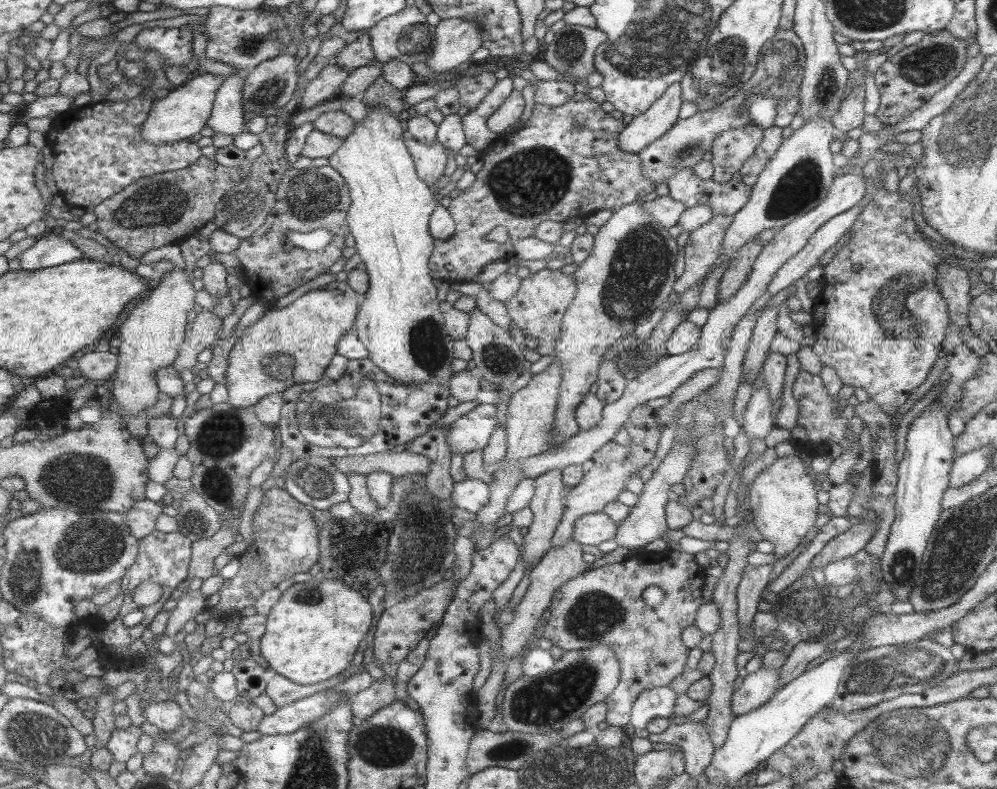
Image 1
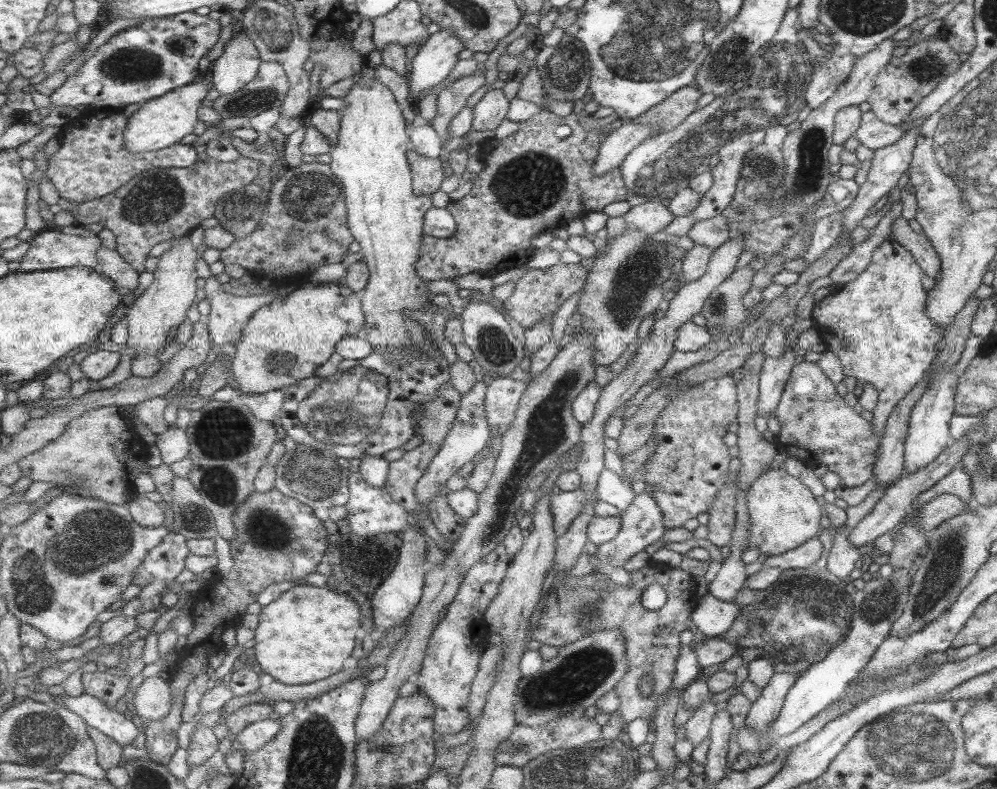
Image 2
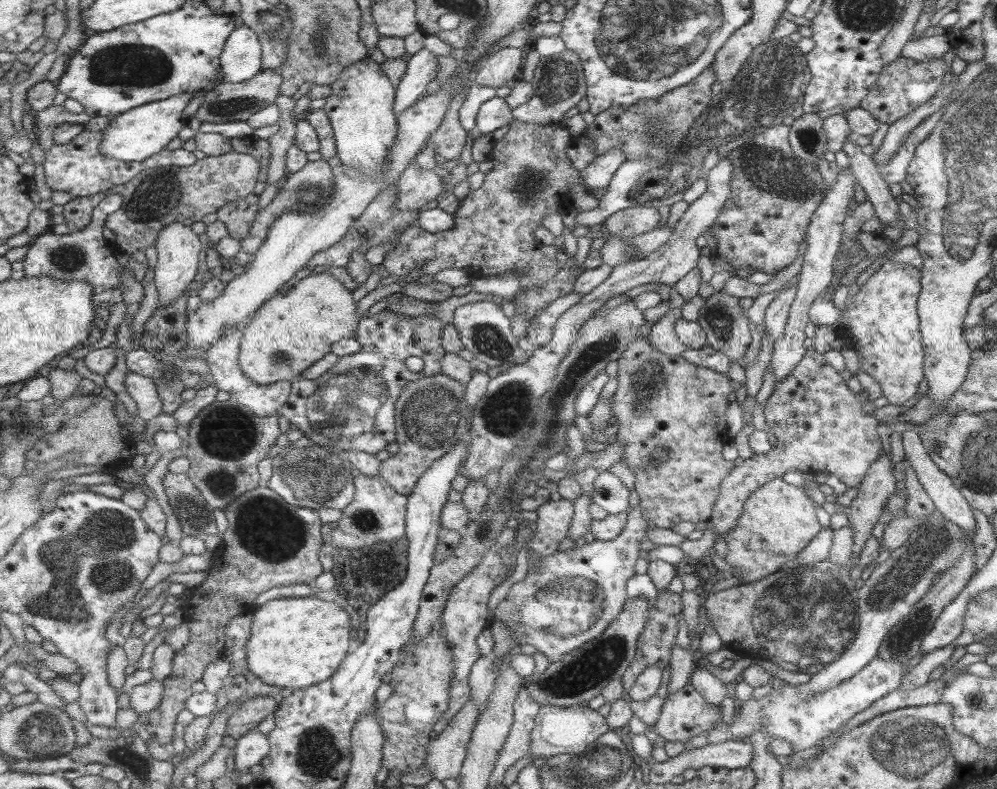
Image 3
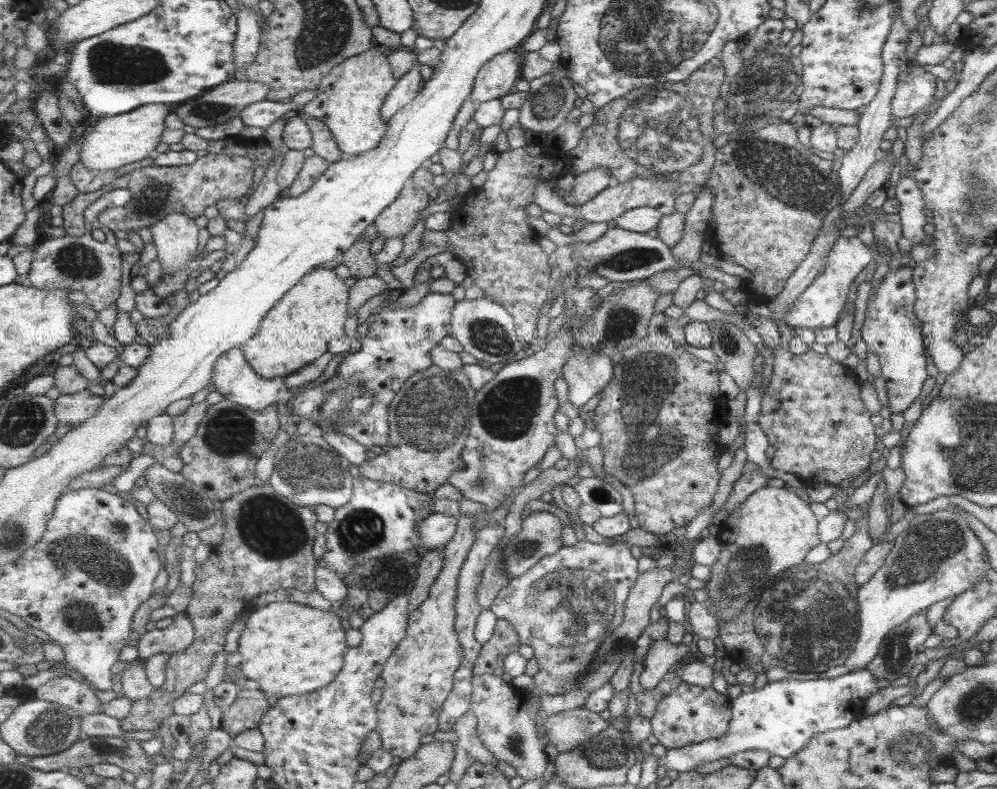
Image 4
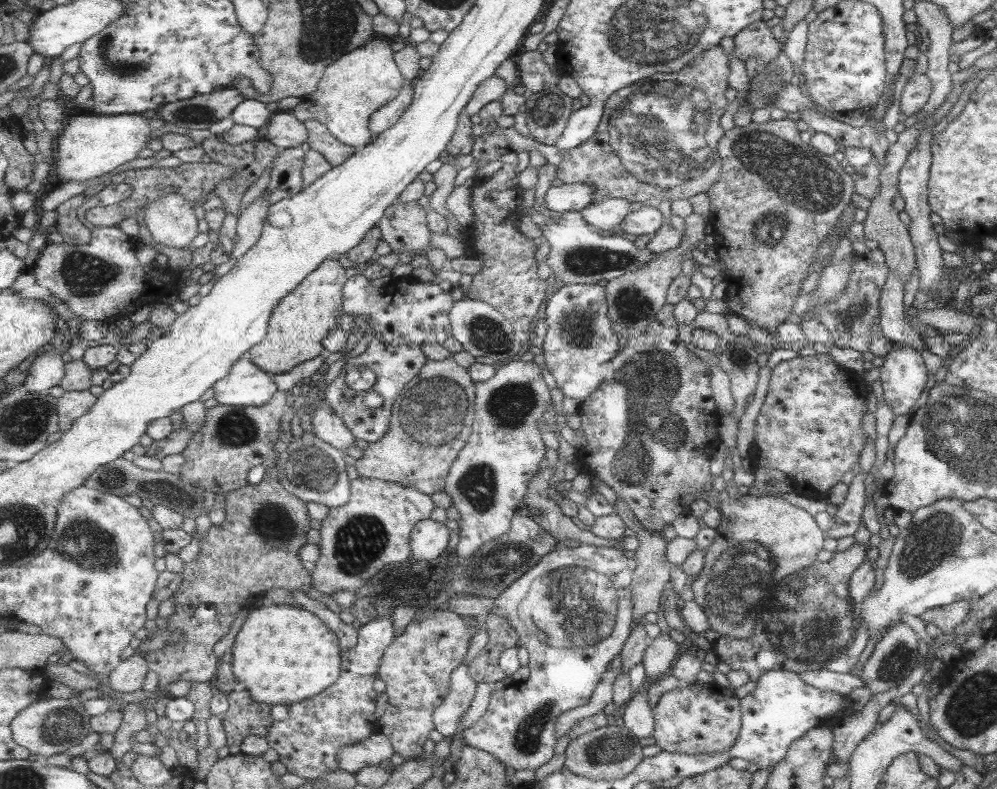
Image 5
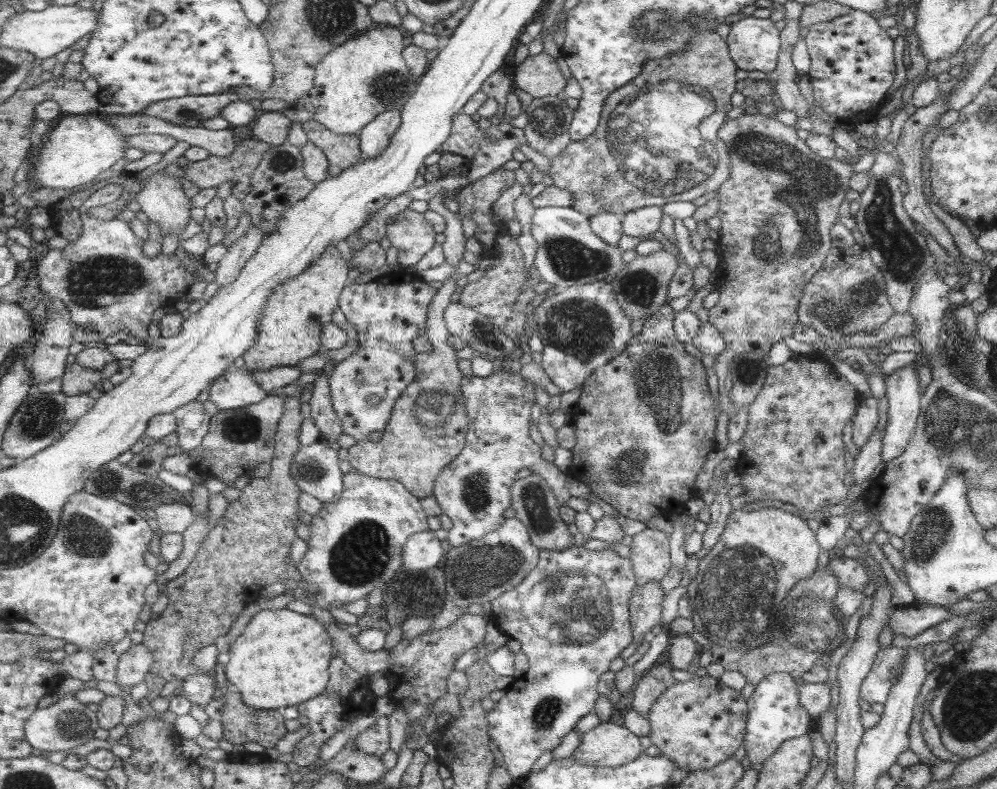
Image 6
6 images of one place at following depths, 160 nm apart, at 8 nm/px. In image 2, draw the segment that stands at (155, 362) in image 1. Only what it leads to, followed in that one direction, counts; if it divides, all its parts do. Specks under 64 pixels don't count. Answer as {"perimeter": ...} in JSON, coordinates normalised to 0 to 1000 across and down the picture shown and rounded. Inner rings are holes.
{"perimeter":[[[190,299],[159,324],[157,340],[153,343],[155,357],[135,380],[128,395],[130,427],[126,439],[135,442],[134,452],[158,451],[177,416],[188,404],[188,393],[194,381],[197,383],[196,373],[200,368],[196,360],[200,355],[196,340],[200,327],[198,313]]]}

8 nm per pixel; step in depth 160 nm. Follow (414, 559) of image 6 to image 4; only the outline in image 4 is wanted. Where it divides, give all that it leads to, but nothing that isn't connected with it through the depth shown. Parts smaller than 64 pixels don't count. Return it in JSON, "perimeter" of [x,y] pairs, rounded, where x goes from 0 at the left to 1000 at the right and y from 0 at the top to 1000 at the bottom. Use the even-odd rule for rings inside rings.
{"perimeter":[[[434,650],[421,662],[421,684],[429,696],[443,695],[452,688],[459,670],[458,654]]]}

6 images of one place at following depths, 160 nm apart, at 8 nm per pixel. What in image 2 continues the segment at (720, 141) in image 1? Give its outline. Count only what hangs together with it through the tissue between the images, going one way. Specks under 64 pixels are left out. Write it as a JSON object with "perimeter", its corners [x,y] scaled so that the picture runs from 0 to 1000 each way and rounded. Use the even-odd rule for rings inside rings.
{"perimeter":[[[764,163],[750,165],[739,171],[731,180],[725,180],[724,190],[720,193],[721,208],[713,215],[716,236],[705,247],[703,259],[692,272],[700,283],[710,281],[726,272],[727,264],[734,257],[738,245],[738,232],[742,227],[746,200],[751,191],[766,177]]]}

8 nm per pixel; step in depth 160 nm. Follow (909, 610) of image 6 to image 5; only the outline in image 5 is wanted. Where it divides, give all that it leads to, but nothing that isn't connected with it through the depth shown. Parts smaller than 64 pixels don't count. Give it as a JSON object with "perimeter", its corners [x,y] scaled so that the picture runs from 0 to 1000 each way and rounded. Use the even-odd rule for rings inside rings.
{"perimeter":[[[968,760],[947,769],[933,771],[921,782],[927,792],[936,791],[945,804],[950,804],[963,795],[972,778],[974,778],[974,762]]]}

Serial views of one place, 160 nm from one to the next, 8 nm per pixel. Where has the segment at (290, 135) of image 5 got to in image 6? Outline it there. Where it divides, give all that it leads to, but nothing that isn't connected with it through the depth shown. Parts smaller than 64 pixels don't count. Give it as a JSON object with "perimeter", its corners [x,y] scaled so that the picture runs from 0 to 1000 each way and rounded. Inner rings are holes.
{"perimeter":[[[281,141],[266,143],[258,150],[251,172],[274,185],[282,185],[289,180],[289,167],[294,157],[291,150]]]}

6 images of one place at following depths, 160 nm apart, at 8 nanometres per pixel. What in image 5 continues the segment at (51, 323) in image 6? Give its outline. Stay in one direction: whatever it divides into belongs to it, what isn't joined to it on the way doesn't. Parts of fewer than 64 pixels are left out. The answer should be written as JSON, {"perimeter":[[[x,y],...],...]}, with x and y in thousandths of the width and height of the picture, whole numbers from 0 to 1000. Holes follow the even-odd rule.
{"perimeter":[[[47,445],[34,451],[27,478],[22,487],[26,496],[41,498],[60,489],[66,475],[66,459],[61,445]]]}

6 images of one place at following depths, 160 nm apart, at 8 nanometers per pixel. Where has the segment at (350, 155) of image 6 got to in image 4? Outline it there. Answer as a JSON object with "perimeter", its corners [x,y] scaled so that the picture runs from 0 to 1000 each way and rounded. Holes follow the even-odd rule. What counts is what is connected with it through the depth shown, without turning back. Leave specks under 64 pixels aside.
{"perimeter":[[[305,143],[303,147],[312,163],[315,175],[313,190],[318,196],[325,199],[330,207],[340,205],[347,200],[329,157],[318,148],[307,147]]]}

